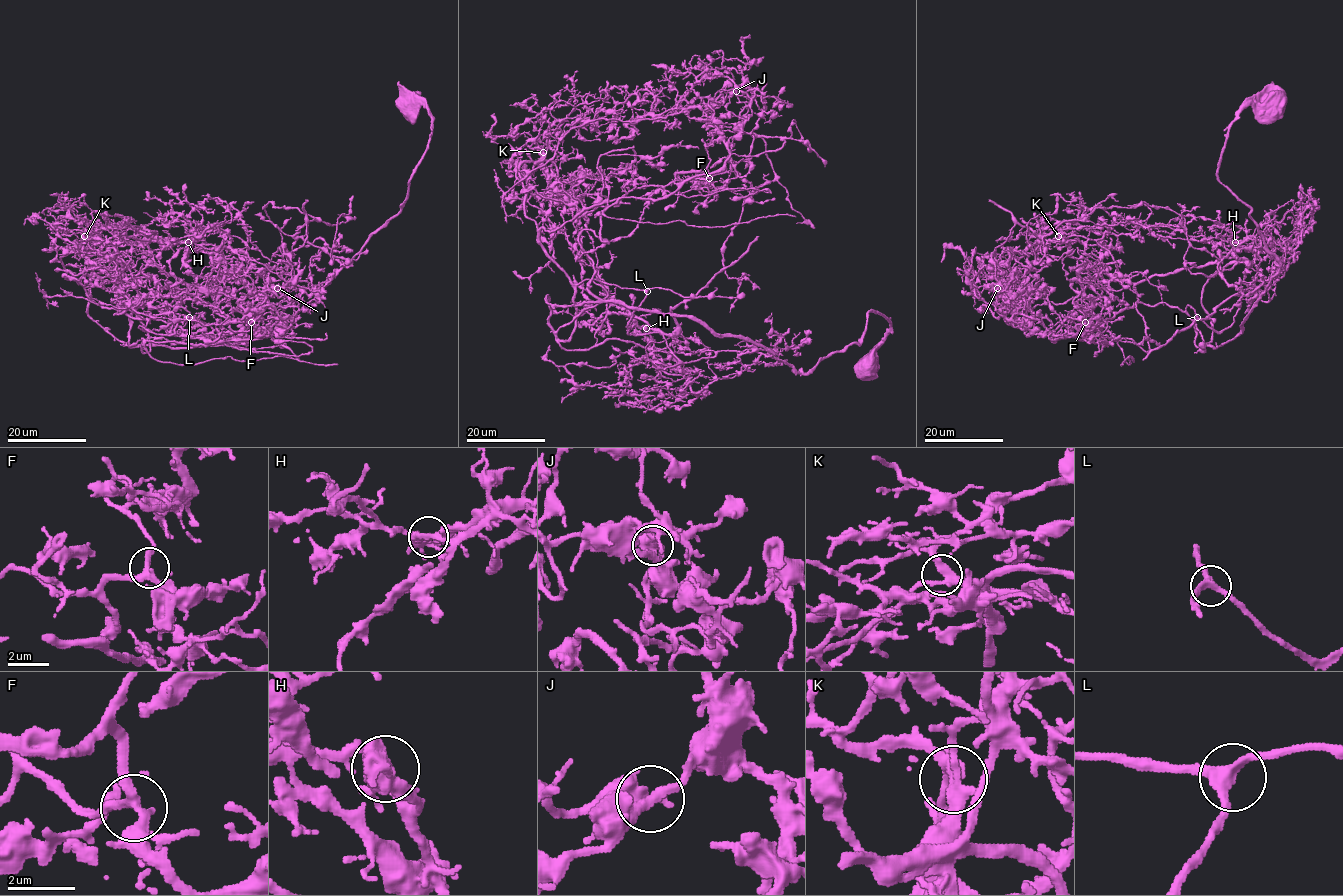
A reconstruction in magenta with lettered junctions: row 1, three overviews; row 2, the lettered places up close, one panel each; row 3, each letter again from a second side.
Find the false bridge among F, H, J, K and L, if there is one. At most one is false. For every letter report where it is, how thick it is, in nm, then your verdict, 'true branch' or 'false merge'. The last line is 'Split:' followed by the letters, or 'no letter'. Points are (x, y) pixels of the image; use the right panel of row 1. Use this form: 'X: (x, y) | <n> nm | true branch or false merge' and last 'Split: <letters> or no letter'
F: (1085, 322) | 280 nm | true branch
H: (1235, 242) | 260 nm | true branch
J: (997, 288) | 440 nm | true branch
K: (1058, 236) | 320 nm | true branch
L: (1197, 317) | 320 nm | true branch
Split: no letter

